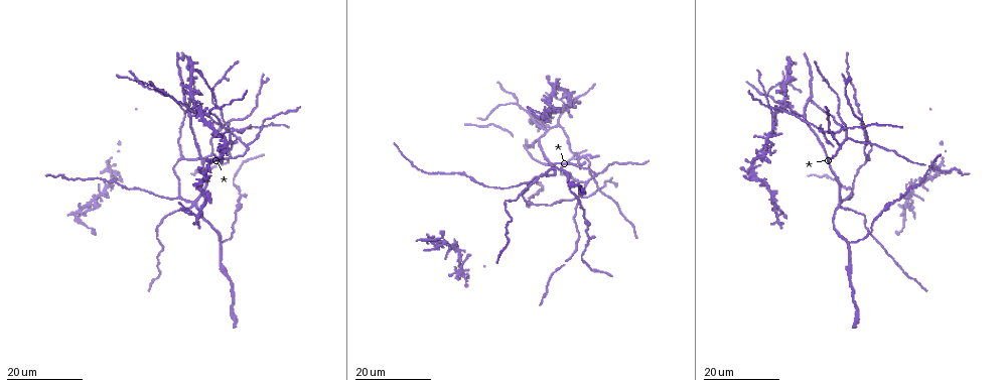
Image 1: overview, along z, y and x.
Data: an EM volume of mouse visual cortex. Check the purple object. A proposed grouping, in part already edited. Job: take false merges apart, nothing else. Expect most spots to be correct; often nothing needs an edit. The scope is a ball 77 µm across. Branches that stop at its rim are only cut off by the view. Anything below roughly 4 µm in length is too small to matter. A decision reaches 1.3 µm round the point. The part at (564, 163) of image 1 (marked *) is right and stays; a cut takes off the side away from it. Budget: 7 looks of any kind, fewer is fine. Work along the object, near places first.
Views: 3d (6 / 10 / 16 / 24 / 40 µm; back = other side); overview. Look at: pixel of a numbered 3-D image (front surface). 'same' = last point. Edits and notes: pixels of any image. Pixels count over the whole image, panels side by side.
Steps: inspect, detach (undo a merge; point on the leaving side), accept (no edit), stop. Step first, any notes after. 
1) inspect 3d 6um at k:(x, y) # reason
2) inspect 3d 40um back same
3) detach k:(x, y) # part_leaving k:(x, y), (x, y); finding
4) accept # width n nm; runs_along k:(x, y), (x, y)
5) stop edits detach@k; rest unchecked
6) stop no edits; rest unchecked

inspect 3d 16um at 1:(539, 125)

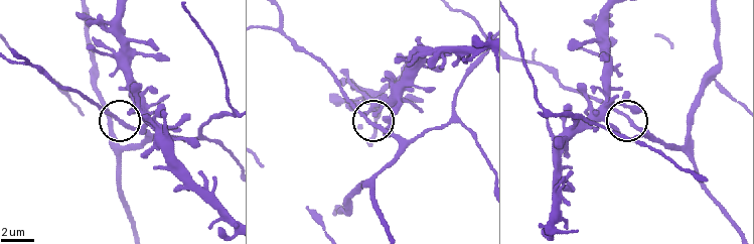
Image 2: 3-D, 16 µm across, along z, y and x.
inspect 3d 6um at 2:(125, 122)

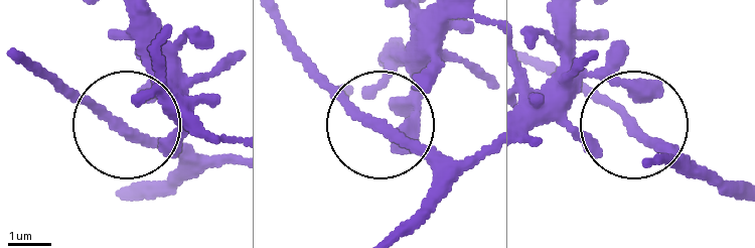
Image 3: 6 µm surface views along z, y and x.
accept # side_arm 32 um; arms 3; continuous, no second neuron

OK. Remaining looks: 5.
inspect 3d 16um at 1:(515, 104) # three arms meet

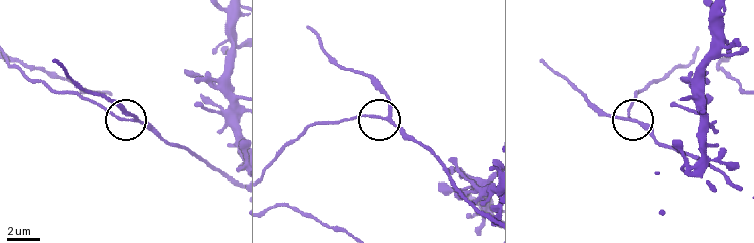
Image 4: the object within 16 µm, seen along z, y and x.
inspect 3d 10um at 4:(627, 119)

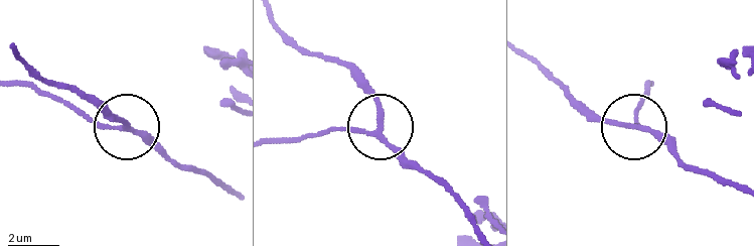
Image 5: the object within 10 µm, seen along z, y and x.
accept # runs_along 5:(232, 192), (167, 161), (109, 110); one neuron here

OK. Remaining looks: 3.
inspect 3d 24um at 1:(576, 181) # branch point

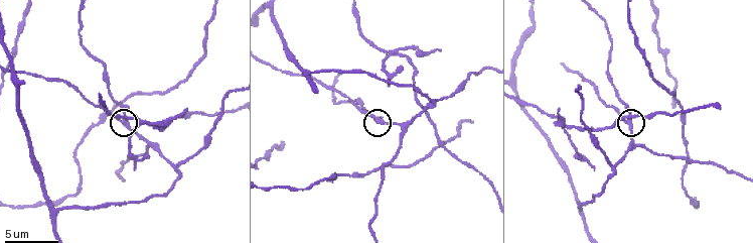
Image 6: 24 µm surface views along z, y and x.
inspect 3d 10um at 6:(627, 119) # zoom in

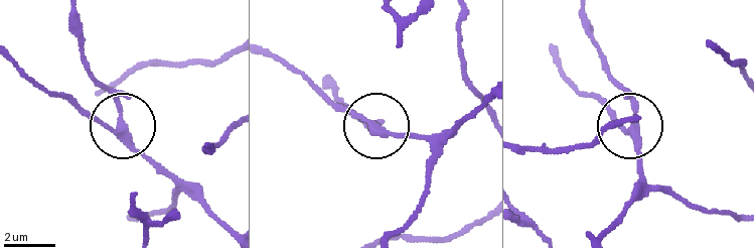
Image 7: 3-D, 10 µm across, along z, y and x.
accept # arms 3; runs_along 7:(486, 104), (441, 136), (409, 138), (356, 117), (313, 82); one neuron here

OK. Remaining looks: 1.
inspect 3d 16um at 6:(142, 121) # four arms meet

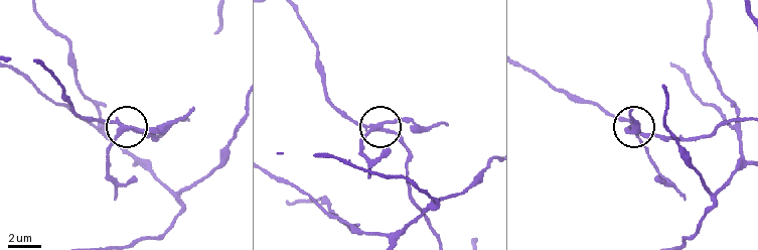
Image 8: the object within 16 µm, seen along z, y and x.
detach 8:(363, 137) # arms 4; part_leaving 8:(374, 125), (362, 138), (369, 177); two neurons meet here

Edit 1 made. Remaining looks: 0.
stop edits detach@8; rest unchecked

